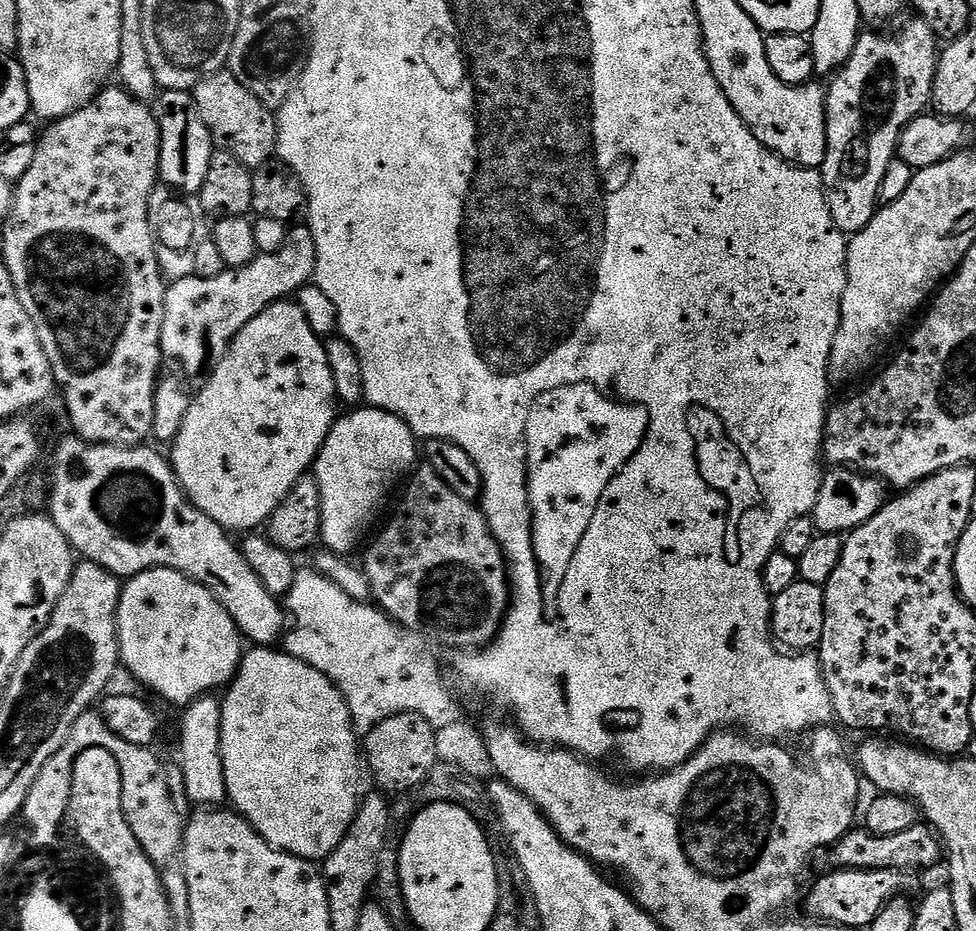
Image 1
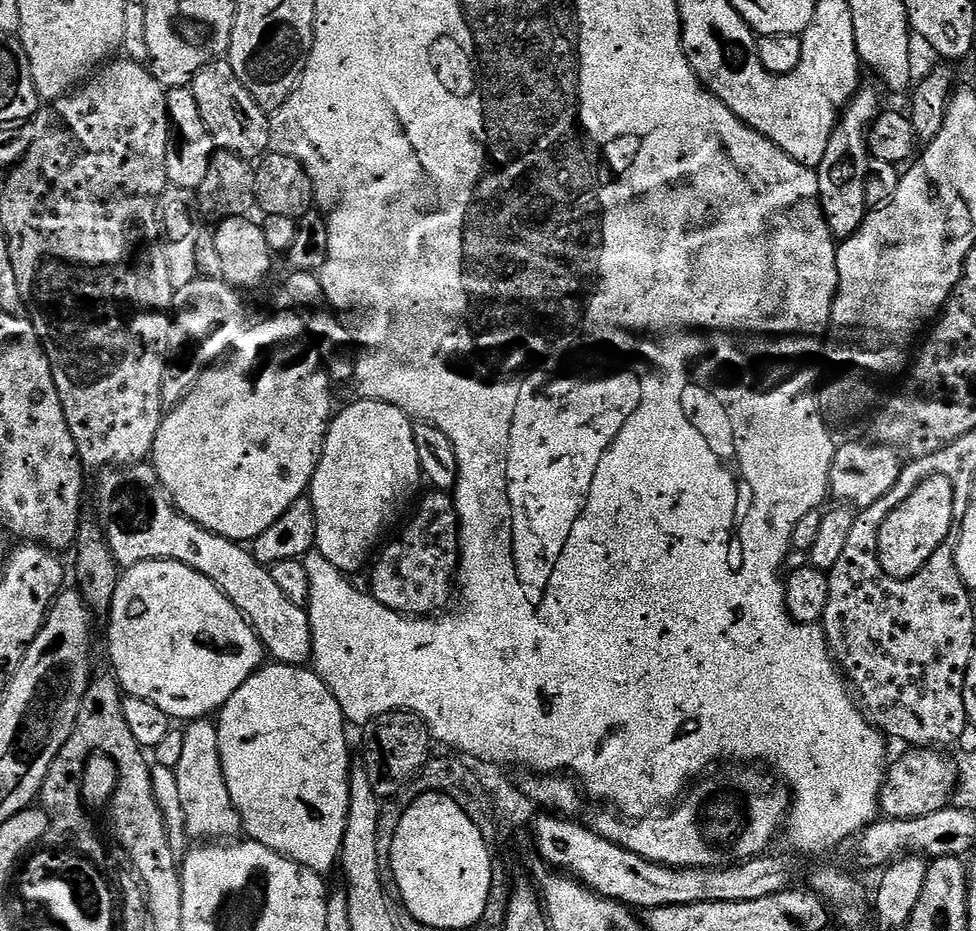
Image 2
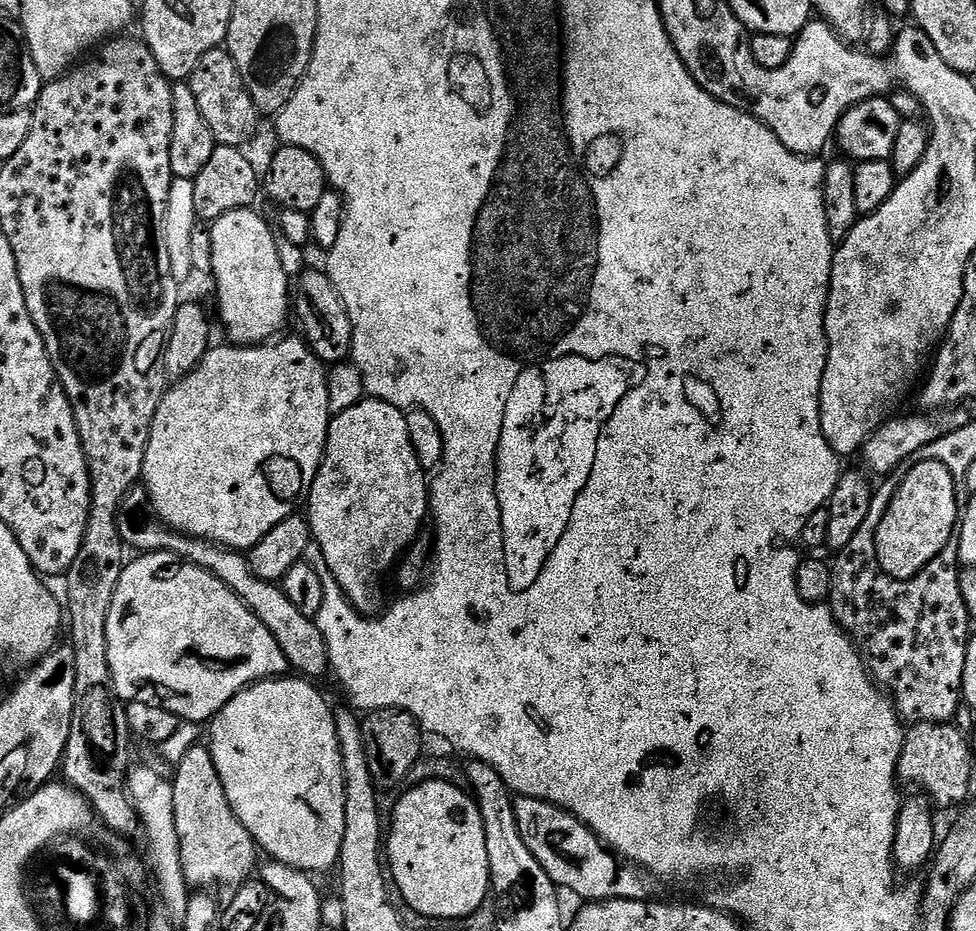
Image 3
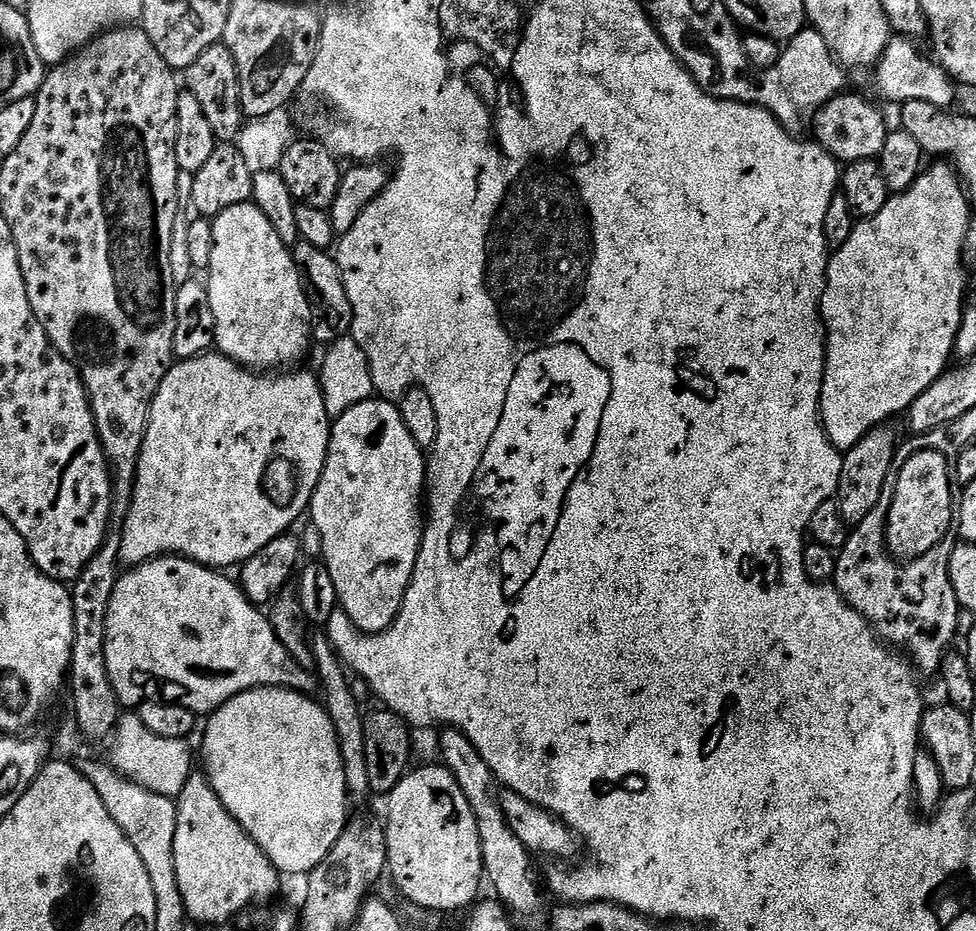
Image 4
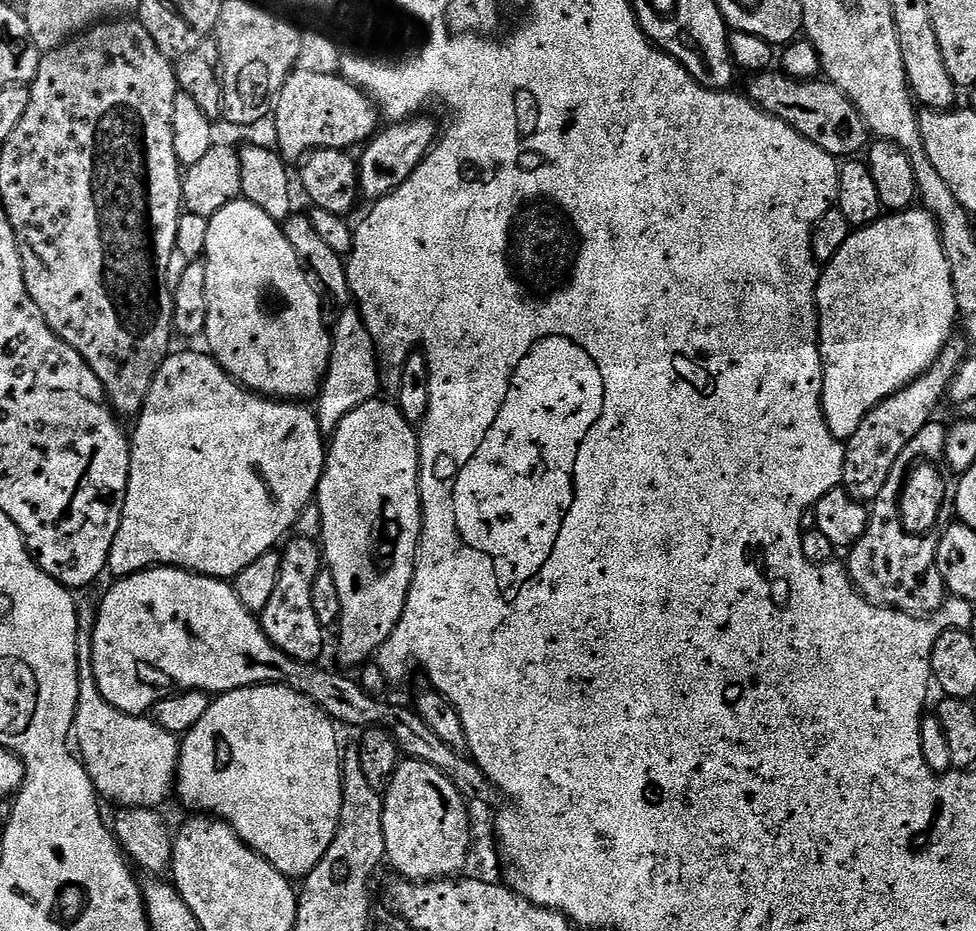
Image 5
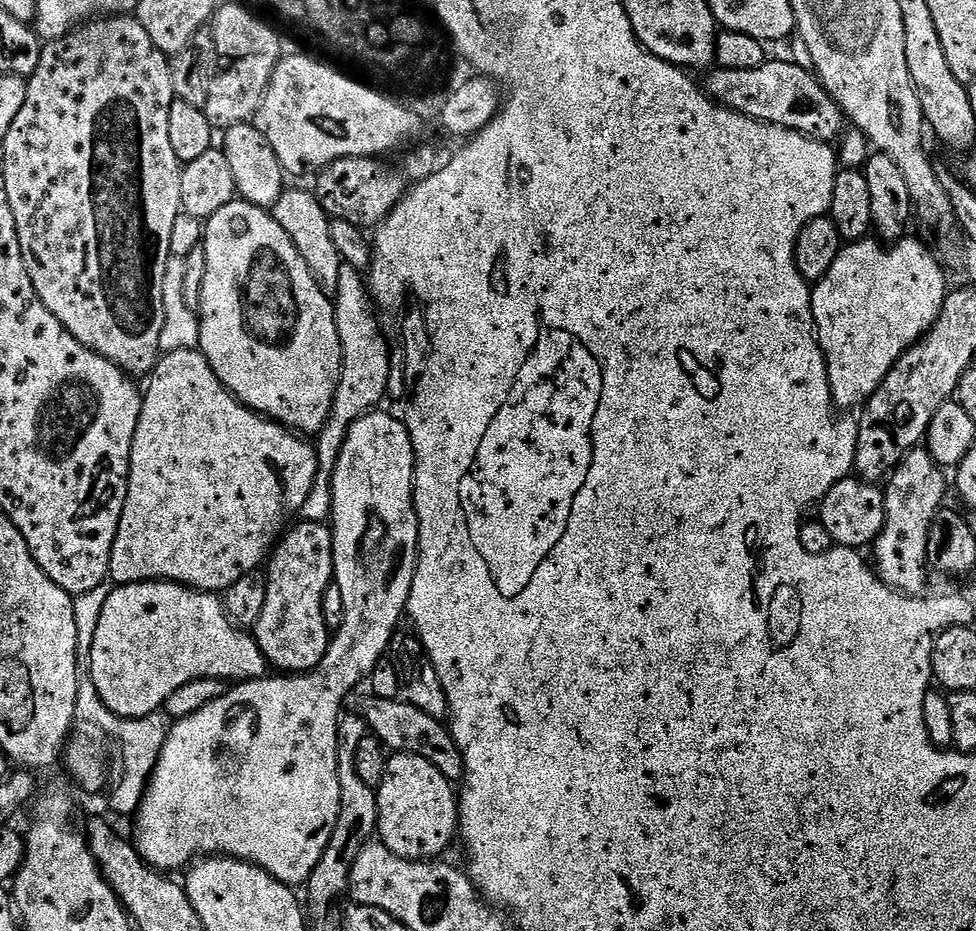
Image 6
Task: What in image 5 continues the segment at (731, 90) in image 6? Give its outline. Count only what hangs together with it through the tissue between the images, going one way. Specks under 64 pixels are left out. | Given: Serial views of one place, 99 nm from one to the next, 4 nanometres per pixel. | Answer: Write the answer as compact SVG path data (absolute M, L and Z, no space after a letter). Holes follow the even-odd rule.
M776 71L762 72L749 79L752 81L748 84L746 95L753 104L798 130L798 134L826 150L826 154L837 158L856 158L865 151L870 140L868 127L864 125L862 114L858 114L842 90L820 78L797 80L783 71Z

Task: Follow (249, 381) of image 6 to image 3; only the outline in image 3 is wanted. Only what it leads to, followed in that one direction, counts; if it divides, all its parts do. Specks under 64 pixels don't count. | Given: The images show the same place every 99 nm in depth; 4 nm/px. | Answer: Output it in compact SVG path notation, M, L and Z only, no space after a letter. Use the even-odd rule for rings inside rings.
M239 208L230 214L222 214L222 218L211 221L210 231L212 233L212 245L214 246L214 266L212 267L211 279L216 279L216 300L220 303L220 320L224 323L224 332L229 336L231 343L236 346L255 346L261 342L271 341L273 338L279 337L285 331L284 323L288 320L288 312L290 316L290 304L288 308L288 284L290 277L282 268L281 259L278 256L278 246L276 245L277 233L256 213L252 208Z

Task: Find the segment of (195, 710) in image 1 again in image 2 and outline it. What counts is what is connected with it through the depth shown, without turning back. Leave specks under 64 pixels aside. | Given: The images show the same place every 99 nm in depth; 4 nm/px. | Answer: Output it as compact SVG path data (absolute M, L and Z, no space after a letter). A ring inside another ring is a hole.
M211 719L193 720L180 740L180 757L174 763L182 811L186 813L186 830L196 842L228 842L242 832L240 815L230 798L222 758L218 750L218 730Z

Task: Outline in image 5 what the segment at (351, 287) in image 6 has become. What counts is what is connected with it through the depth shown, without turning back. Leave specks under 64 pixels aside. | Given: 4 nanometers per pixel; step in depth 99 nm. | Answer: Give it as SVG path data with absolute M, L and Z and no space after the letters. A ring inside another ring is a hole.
M352 306L343 309L333 323L331 337L331 362L328 364L328 372L316 398L320 430L326 436L336 432L342 419L350 414L351 410L358 409L367 401L375 399L380 388L378 368L380 358L359 309Z

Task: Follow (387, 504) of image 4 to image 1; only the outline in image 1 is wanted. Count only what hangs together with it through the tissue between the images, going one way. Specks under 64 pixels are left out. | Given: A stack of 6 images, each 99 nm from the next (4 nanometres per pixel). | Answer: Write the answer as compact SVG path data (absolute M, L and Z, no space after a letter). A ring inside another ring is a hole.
M360 406L348 410L332 425L314 465L322 494L320 540L327 551L347 557L359 546L360 539L373 531L372 523L388 491L417 467L416 444L418 437L402 417L381 408Z

